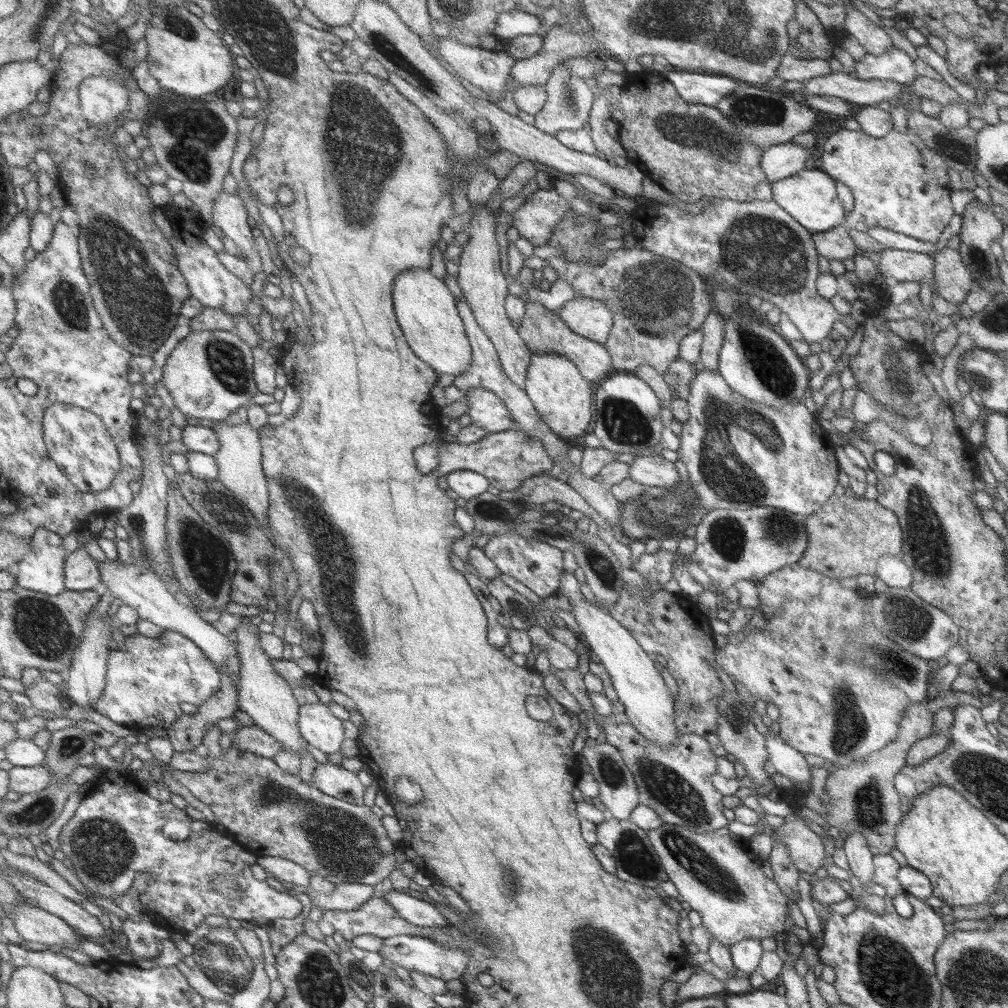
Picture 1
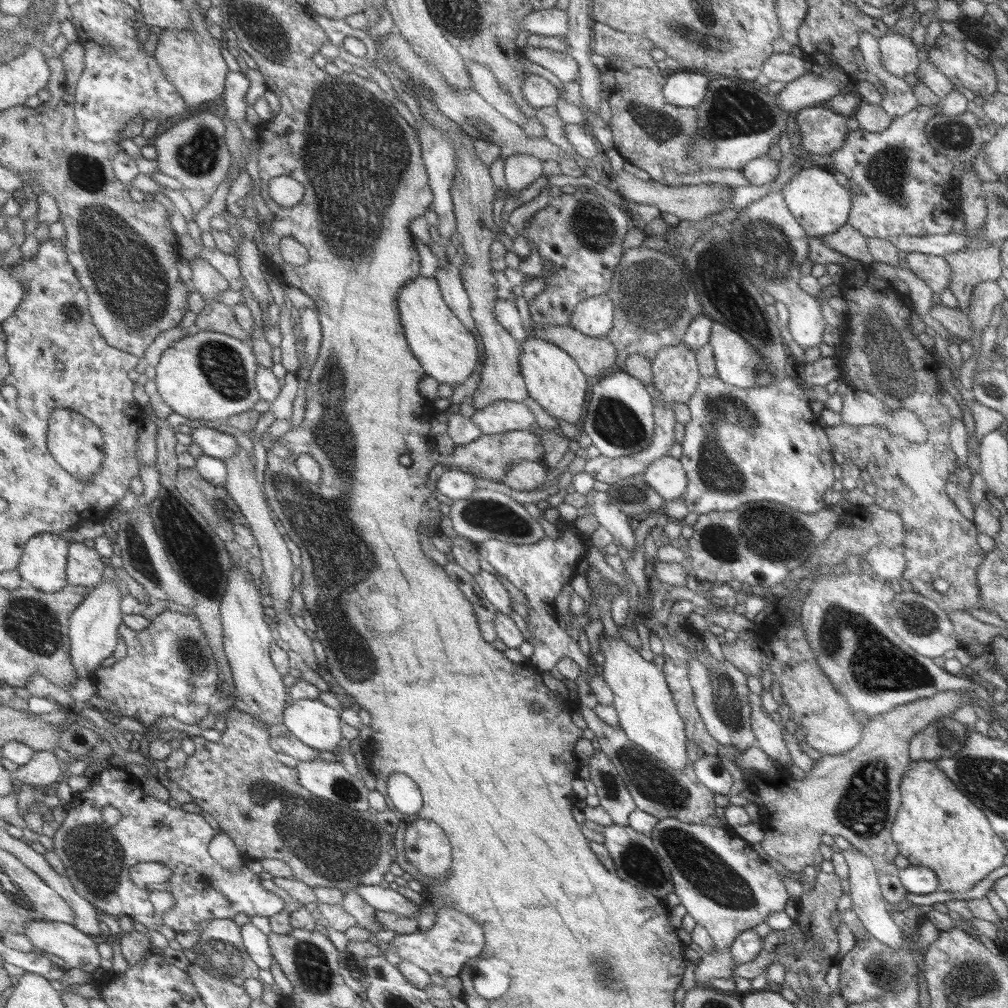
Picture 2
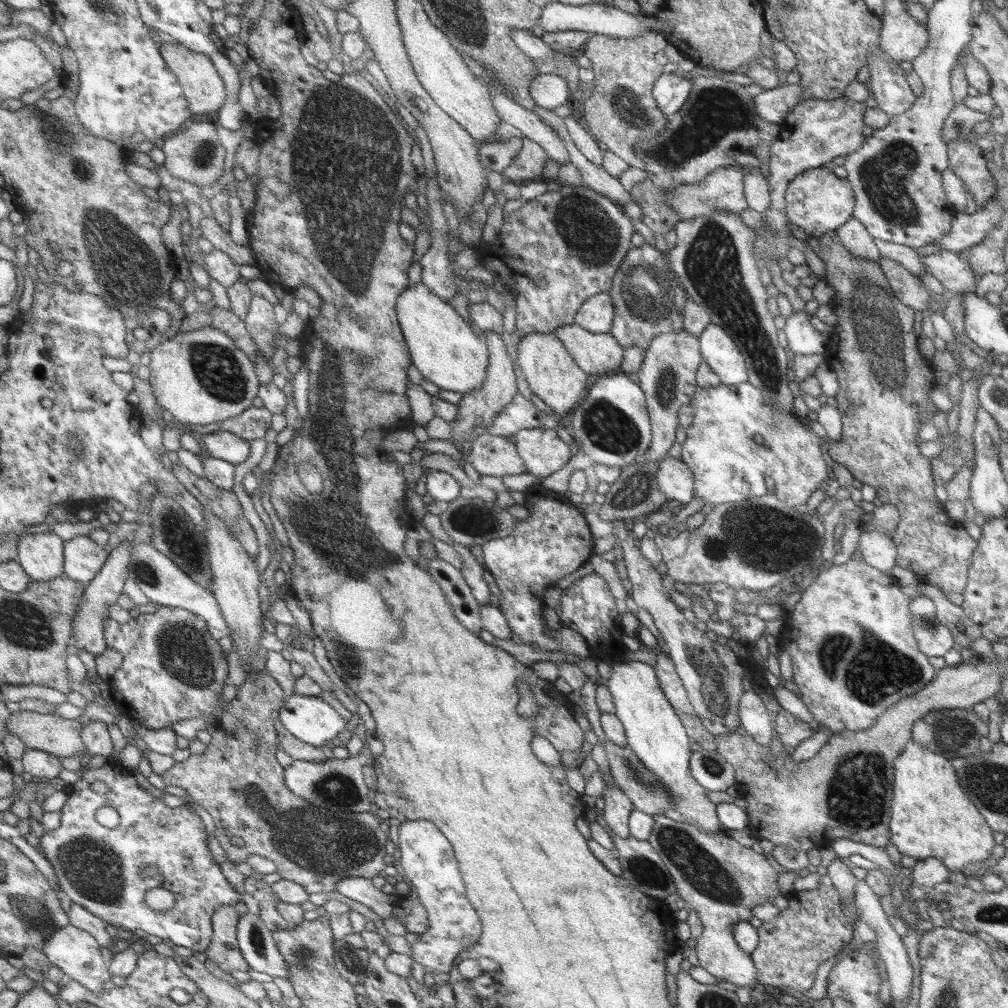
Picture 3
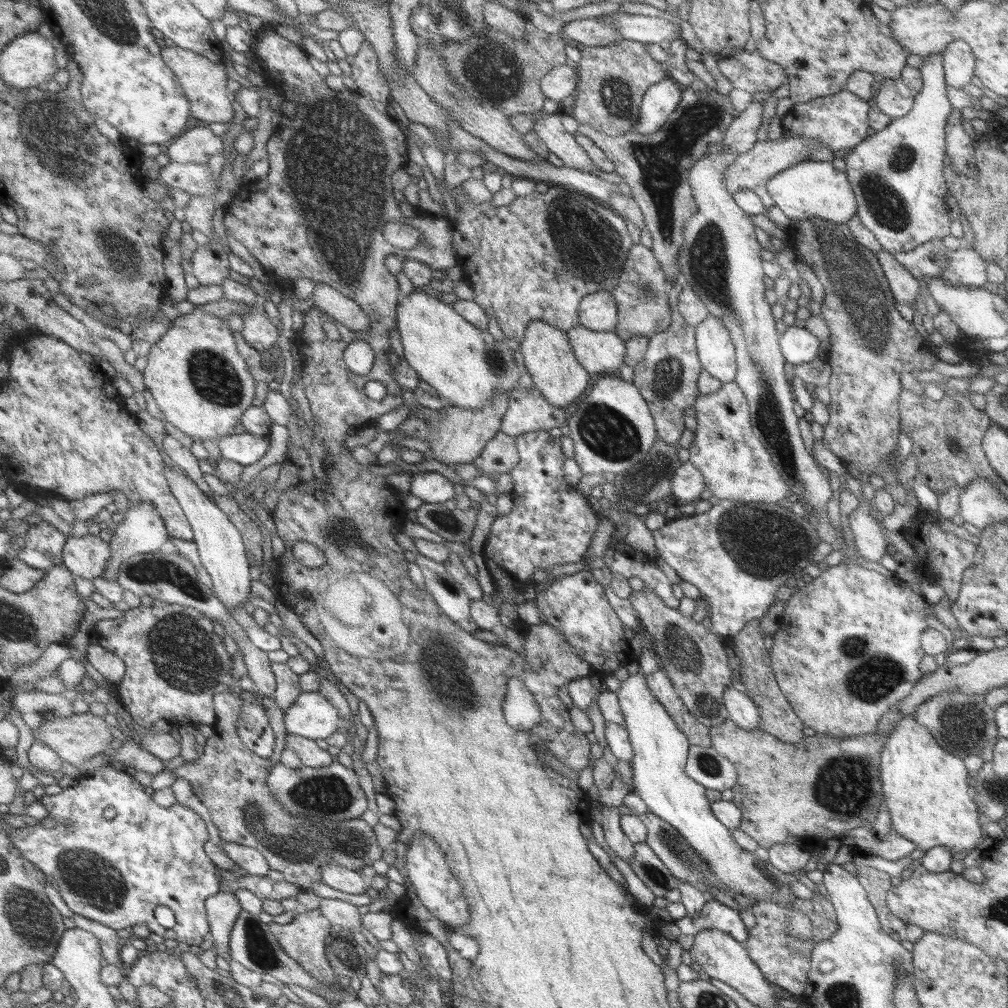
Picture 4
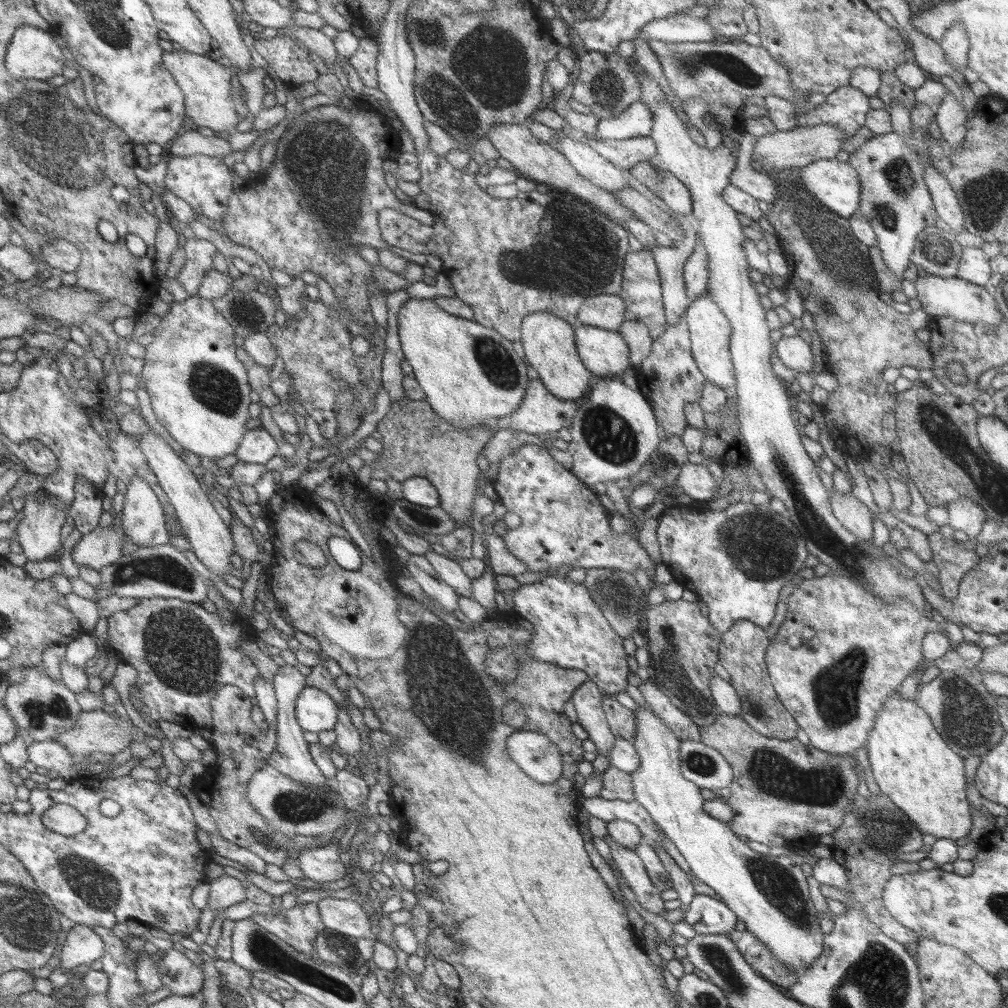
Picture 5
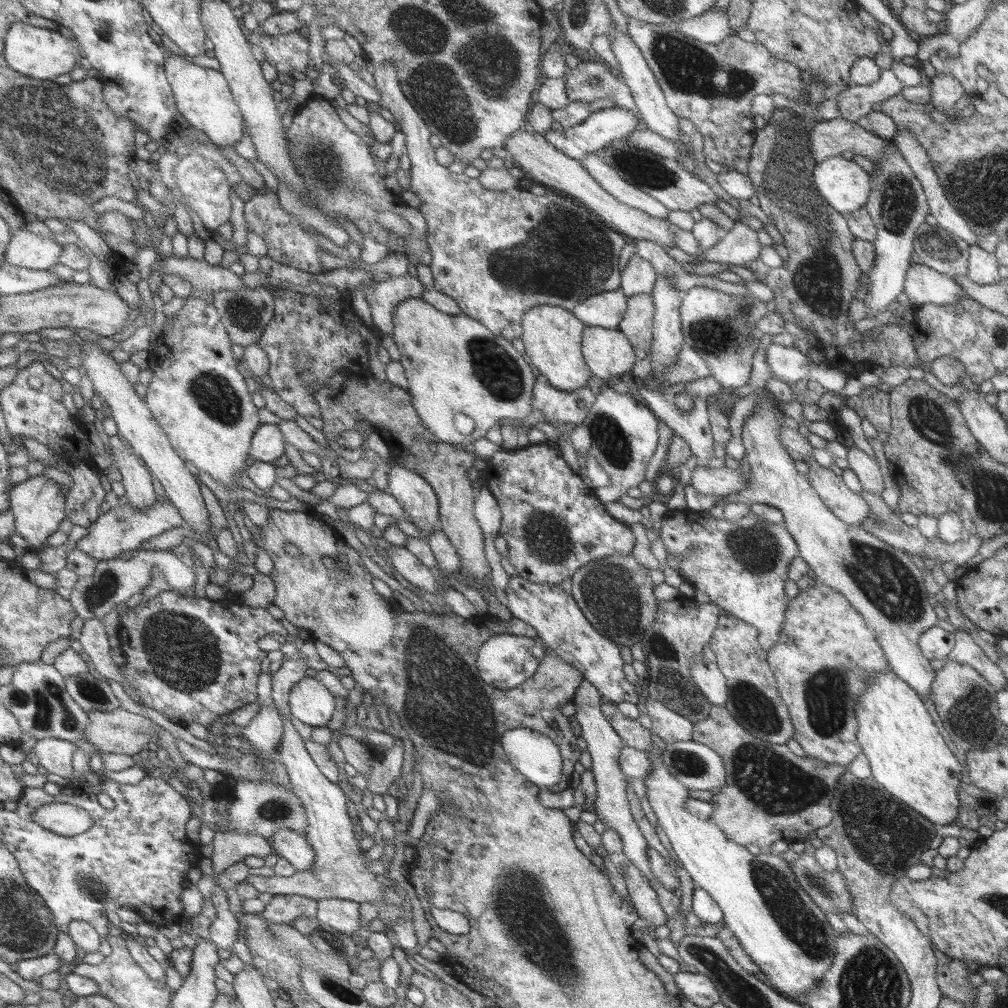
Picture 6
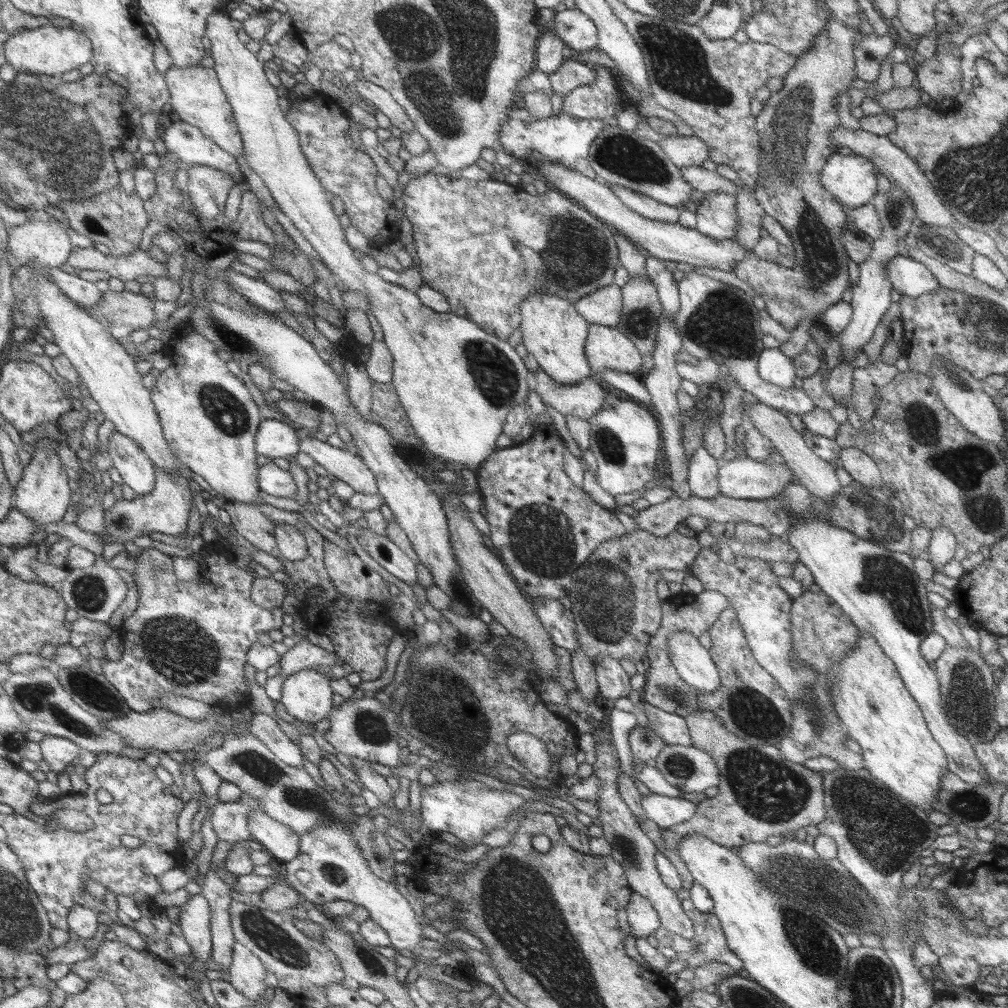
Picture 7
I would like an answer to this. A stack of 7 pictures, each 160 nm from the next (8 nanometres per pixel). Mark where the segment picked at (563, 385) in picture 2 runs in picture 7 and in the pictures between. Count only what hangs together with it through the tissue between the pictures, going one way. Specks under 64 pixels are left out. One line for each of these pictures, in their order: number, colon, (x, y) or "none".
3: (552, 375)
4: (548, 357)
5: (548, 341)
6: (551, 335)
7: (553, 332)

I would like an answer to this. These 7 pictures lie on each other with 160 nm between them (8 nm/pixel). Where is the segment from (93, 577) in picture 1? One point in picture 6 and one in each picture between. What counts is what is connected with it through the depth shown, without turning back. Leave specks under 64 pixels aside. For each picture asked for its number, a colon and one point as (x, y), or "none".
2: (86, 567)
3: (83, 558)
4: (87, 557)
5: (97, 550)
6: (123, 528)

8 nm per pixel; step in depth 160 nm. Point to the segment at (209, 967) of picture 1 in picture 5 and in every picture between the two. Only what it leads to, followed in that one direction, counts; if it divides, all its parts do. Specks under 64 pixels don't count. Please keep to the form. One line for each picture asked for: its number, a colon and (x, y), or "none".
2: (220, 950)
3: (223, 951)
4: (223, 910)
5: (226, 892)

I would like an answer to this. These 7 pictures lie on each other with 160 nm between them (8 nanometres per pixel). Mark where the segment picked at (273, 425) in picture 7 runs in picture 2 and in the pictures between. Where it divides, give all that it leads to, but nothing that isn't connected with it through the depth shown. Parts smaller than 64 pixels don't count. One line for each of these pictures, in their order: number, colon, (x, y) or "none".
2: (216, 444)
3: (221, 445)
4: (245, 449)
5: (258, 447)
6: (269, 444)

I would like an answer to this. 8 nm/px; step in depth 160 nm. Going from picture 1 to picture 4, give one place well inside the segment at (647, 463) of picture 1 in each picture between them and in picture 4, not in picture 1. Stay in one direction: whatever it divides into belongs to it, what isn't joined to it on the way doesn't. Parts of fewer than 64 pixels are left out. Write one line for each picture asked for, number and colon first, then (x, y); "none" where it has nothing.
2: (665, 476)
3: (674, 480)
4: (686, 484)

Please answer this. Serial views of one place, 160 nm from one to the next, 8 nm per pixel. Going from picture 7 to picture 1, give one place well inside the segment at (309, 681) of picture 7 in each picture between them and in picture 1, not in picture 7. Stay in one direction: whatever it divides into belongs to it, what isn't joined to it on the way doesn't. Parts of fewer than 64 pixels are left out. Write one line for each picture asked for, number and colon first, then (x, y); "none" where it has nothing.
1: (319, 727)
2: (317, 725)
3: (312, 720)
4: (312, 715)
5: (316, 710)
6: (311, 702)

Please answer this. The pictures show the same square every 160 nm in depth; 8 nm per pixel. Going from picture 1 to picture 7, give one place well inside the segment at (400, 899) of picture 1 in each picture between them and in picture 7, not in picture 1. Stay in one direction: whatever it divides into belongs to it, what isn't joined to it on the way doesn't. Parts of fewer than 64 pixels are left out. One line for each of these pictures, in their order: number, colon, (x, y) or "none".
2: (383, 899)
3: (362, 890)
4: (340, 878)
5: (322, 864)
6: (292, 845)
7: (280, 840)

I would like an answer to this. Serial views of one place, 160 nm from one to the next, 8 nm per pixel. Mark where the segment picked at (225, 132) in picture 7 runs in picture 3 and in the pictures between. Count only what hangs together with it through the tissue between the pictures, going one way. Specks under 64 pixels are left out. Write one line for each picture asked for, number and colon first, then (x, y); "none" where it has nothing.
3: (206, 90)
4: (205, 83)
5: (207, 87)
6: (204, 98)

